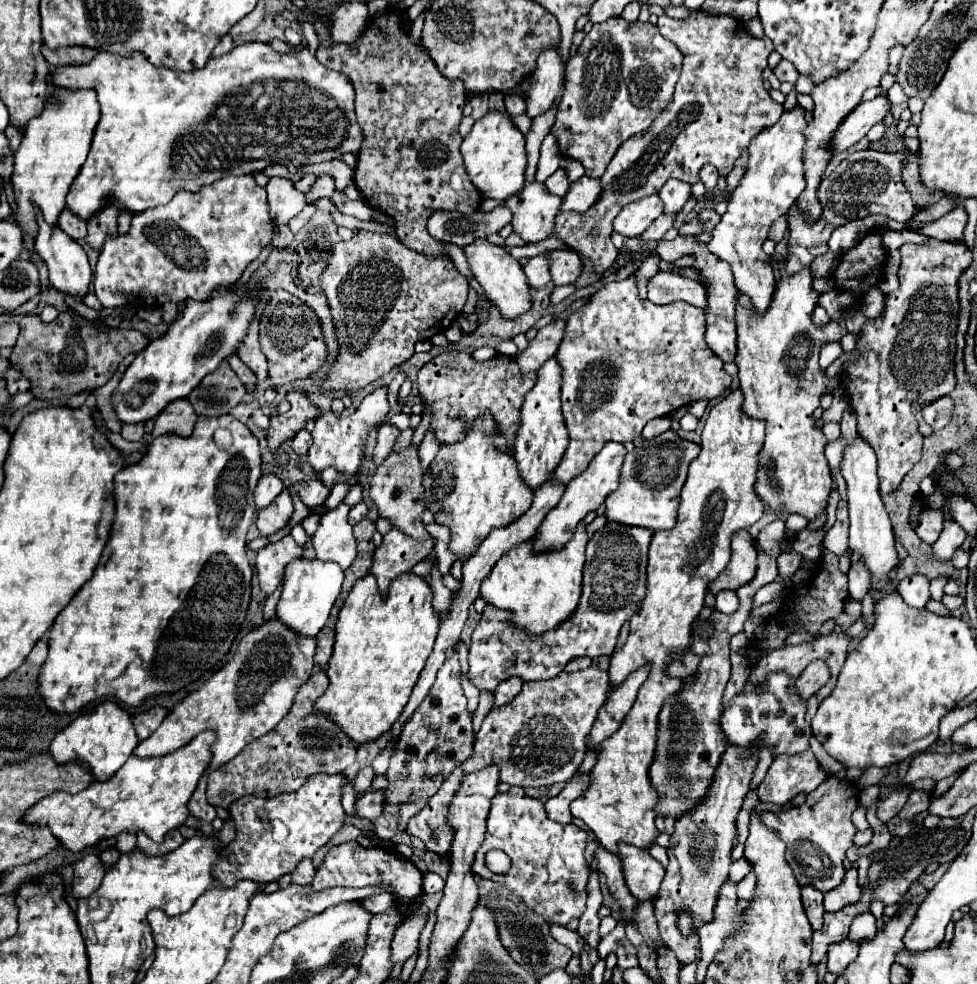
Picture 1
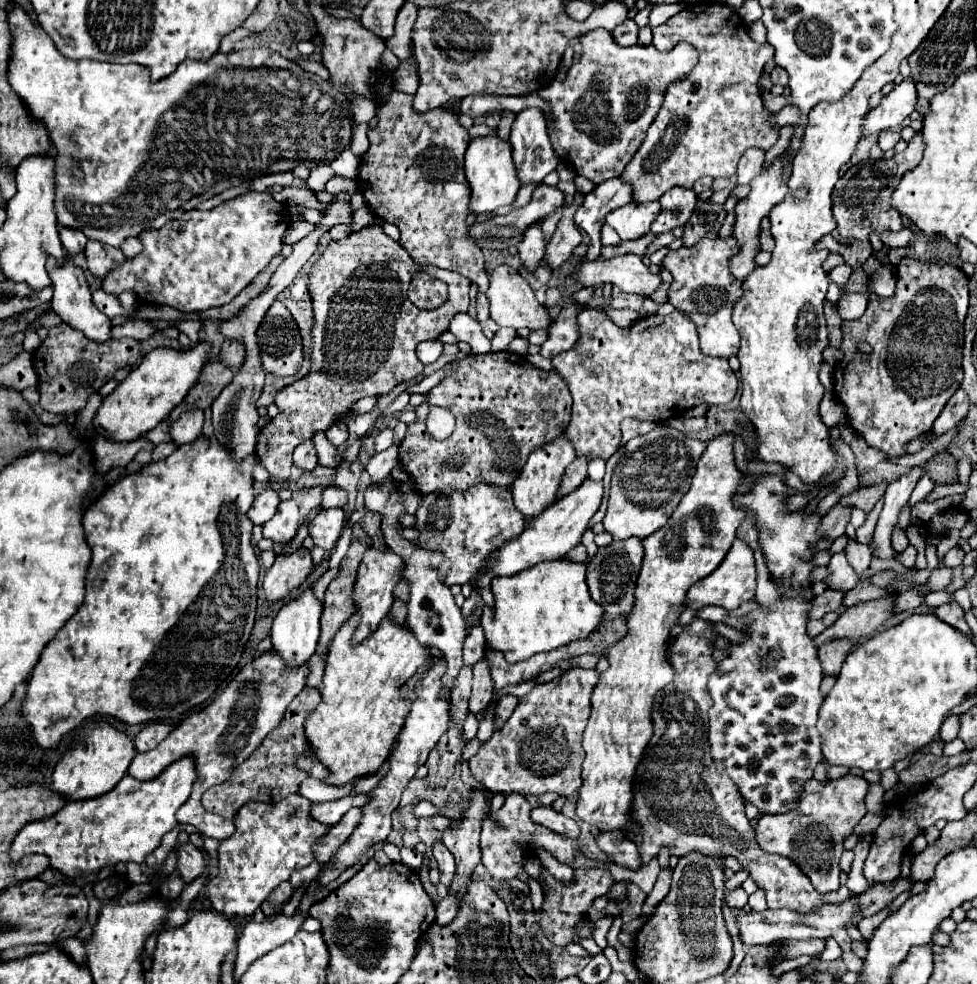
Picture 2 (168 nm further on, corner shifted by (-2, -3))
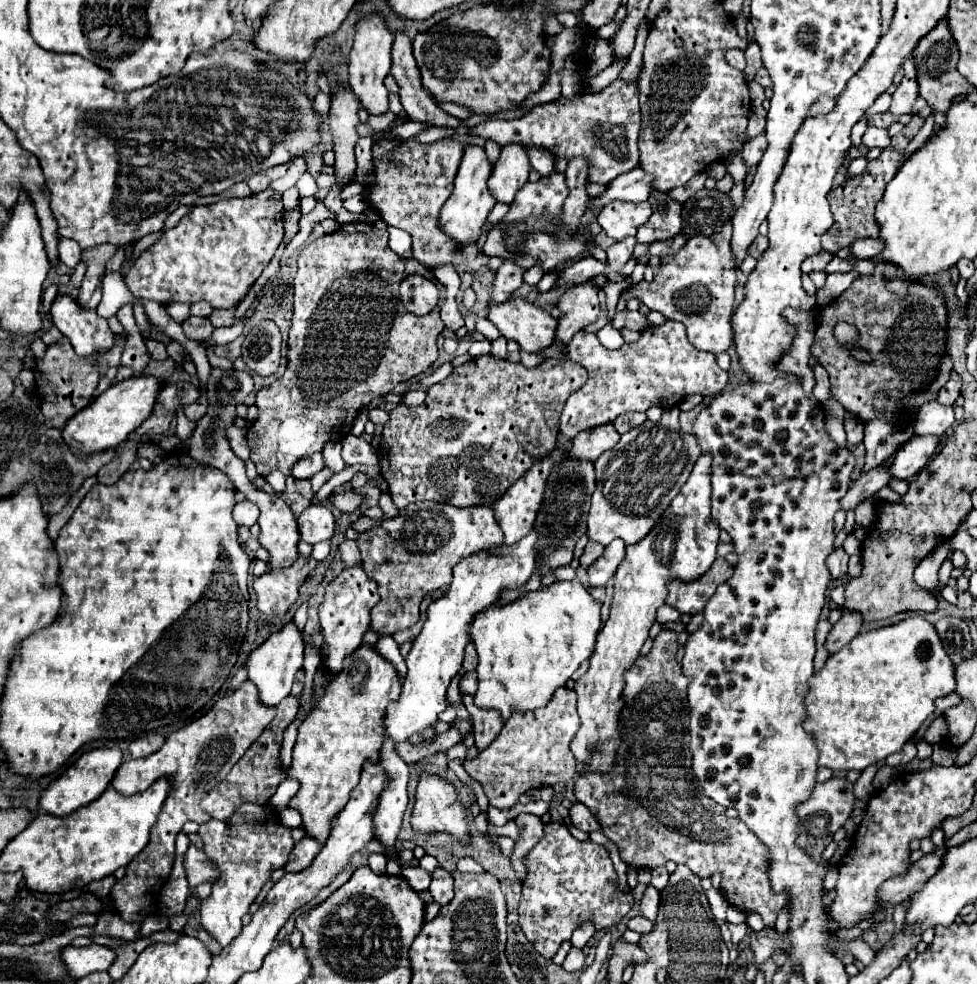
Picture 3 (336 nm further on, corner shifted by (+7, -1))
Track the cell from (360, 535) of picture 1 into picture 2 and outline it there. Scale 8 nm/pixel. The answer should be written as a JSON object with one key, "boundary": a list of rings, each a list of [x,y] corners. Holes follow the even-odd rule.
{"boundary":[[[355,539],[349,545],[349,551],[345,559],[341,561],[341,575],[331,581],[327,593],[325,593],[325,609],[321,617],[321,639],[319,647],[327,649],[339,631],[341,623],[345,623],[353,613],[355,613],[355,601],[353,601],[353,589],[355,589],[355,579],[357,579],[357,567],[359,561],[363,559],[367,545],[359,539]]]}

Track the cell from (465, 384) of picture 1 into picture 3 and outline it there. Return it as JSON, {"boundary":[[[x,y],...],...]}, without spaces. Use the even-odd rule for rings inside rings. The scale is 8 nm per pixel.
{"boundary":[[[482,355],[454,369],[450,377],[428,389],[426,401],[418,407],[398,405],[384,423],[378,461],[382,477],[388,479],[390,497],[398,509],[414,501],[440,501],[456,507],[492,505],[510,485],[532,469],[556,447],[560,413],[570,393],[588,381],[588,373],[574,361],[548,359],[536,369],[510,363],[494,355]]]}

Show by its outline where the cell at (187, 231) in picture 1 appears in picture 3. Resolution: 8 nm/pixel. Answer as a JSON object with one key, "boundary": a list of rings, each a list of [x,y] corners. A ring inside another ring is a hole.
{"boundary":[[[266,189],[262,193],[244,197],[244,199],[222,199],[212,205],[194,207],[188,215],[184,215],[176,227],[168,229],[160,241],[150,245],[146,251],[140,253],[138,259],[132,261],[124,283],[128,285],[130,293],[138,299],[158,301],[160,305],[168,305],[174,301],[182,303],[198,303],[206,301],[214,309],[232,309],[238,307],[244,297],[248,295],[250,287],[256,283],[264,267],[274,257],[278,245],[284,237],[284,205],[282,193],[274,189]]]}

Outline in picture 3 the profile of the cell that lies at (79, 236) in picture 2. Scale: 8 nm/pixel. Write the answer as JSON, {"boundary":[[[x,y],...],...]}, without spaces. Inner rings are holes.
{"boundary":[[[60,239],[58,253],[60,253],[60,261],[70,269],[74,269],[82,259],[82,247],[78,247],[78,243],[70,239]]]}

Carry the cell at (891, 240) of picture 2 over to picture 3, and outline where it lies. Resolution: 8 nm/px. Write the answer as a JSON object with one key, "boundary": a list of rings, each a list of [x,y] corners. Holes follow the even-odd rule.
{"boundary":[[[858,239],[856,243],[852,243],[848,259],[862,261],[862,259],[868,259],[868,257],[878,255],[880,249],[882,249],[882,241],[880,239]]]}

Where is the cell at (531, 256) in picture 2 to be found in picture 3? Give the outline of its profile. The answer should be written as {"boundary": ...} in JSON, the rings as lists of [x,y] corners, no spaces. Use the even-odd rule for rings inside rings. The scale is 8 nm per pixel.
{"boundary":[[[504,261],[492,281],[492,295],[490,295],[488,305],[498,305],[510,299],[510,295],[522,285],[522,275],[524,271],[520,267],[514,267],[514,263]]]}

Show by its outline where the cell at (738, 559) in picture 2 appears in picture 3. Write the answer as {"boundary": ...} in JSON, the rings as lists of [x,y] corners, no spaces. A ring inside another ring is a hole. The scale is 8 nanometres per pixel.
{"boundary":[[[718,557],[712,563],[710,571],[706,571],[706,575],[702,575],[702,579],[696,579],[694,583],[670,581],[666,603],[670,607],[678,609],[680,613],[698,615],[704,609],[704,605],[708,603],[708,599],[714,595],[716,587],[720,583],[724,583],[726,579],[730,579],[732,573],[734,573],[734,569],[722,557]]]}

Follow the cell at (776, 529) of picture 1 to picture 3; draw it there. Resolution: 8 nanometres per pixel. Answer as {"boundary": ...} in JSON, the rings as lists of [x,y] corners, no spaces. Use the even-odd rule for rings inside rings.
{"boundary":[[[660,631],[654,639],[652,651],[646,657],[638,657],[634,665],[626,671],[626,687],[624,687],[624,707],[620,711],[618,727],[620,727],[620,747],[616,755],[616,767],[612,771],[602,773],[594,771],[588,765],[582,767],[576,777],[574,795],[586,807],[590,807],[592,815],[600,823],[600,831],[618,845],[620,859],[636,869],[656,869],[666,861],[688,865],[694,875],[700,879],[710,877],[712,873],[722,873],[720,893],[722,897],[740,911],[756,911],[762,915],[766,927],[772,927],[778,911],[786,905],[786,895],[774,895],[770,891],[766,871],[766,847],[758,843],[758,837],[740,821],[724,815],[724,807],[718,807],[712,799],[706,799],[702,791],[698,791],[698,779],[694,779],[692,759],[686,739],[686,719],[688,719],[688,703],[686,703],[686,687],[688,679],[682,675],[680,665],[676,663],[678,641],[674,631]]]}

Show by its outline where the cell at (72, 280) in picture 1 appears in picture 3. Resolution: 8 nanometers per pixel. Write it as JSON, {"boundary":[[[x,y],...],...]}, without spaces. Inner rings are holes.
{"boundary":[[[68,295],[56,297],[52,303],[52,319],[78,355],[102,355],[114,345],[114,335],[96,311],[84,311]]]}

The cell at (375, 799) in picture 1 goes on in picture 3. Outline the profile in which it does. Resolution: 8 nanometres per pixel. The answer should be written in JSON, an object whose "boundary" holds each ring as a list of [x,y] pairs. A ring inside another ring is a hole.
{"boundary":[[[304,837],[302,841],[298,841],[294,845],[284,871],[288,871],[288,873],[304,871],[314,861],[314,857],[320,853],[320,849],[322,849],[320,843],[316,843],[312,837]]]}

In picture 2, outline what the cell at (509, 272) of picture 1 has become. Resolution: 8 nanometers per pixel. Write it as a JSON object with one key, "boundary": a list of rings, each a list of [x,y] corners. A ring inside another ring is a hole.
{"boundary":[[[499,265],[491,271],[489,275],[489,289],[487,289],[487,299],[491,305],[491,319],[501,325],[501,327],[513,327],[513,329],[521,329],[521,327],[529,327],[529,329],[545,329],[551,323],[551,315],[545,311],[545,307],[539,305],[539,301],[535,299],[533,289],[529,287],[529,283],[509,265]]]}

